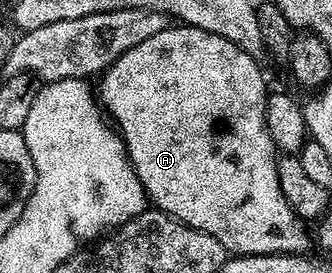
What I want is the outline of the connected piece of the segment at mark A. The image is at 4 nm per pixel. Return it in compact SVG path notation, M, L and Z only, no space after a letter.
M169 26L161 30L161 34L153 34L153 38L141 42L141 46L133 46L133 50L123 52L121 58L111 63L110 68L102 73L98 81L100 84L99 88L97 84L97 100L113 121L119 135L123 137L123 146L127 150L127 157L131 159L133 170L137 178L141 178L141 186L148 201L158 211L205 234L213 234L213 238L217 238L217 242L221 242L221 246L235 256L297 256L306 253L307 247L312 247L313 236L305 221L291 209L289 202L285 202L285 194L281 194L277 149L269 138L269 130L265 126L265 106L269 87L267 88L266 82L263 81L263 72L259 67L260 61L245 54L245 50L229 42L229 38L209 34L200 28Z

